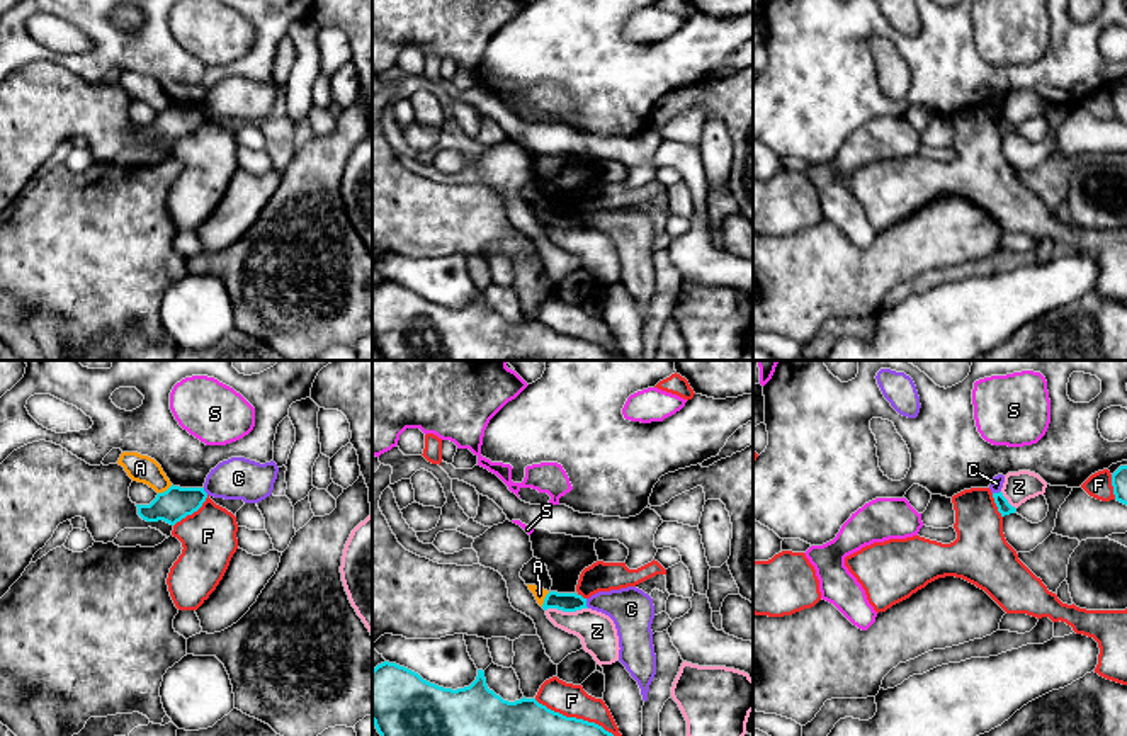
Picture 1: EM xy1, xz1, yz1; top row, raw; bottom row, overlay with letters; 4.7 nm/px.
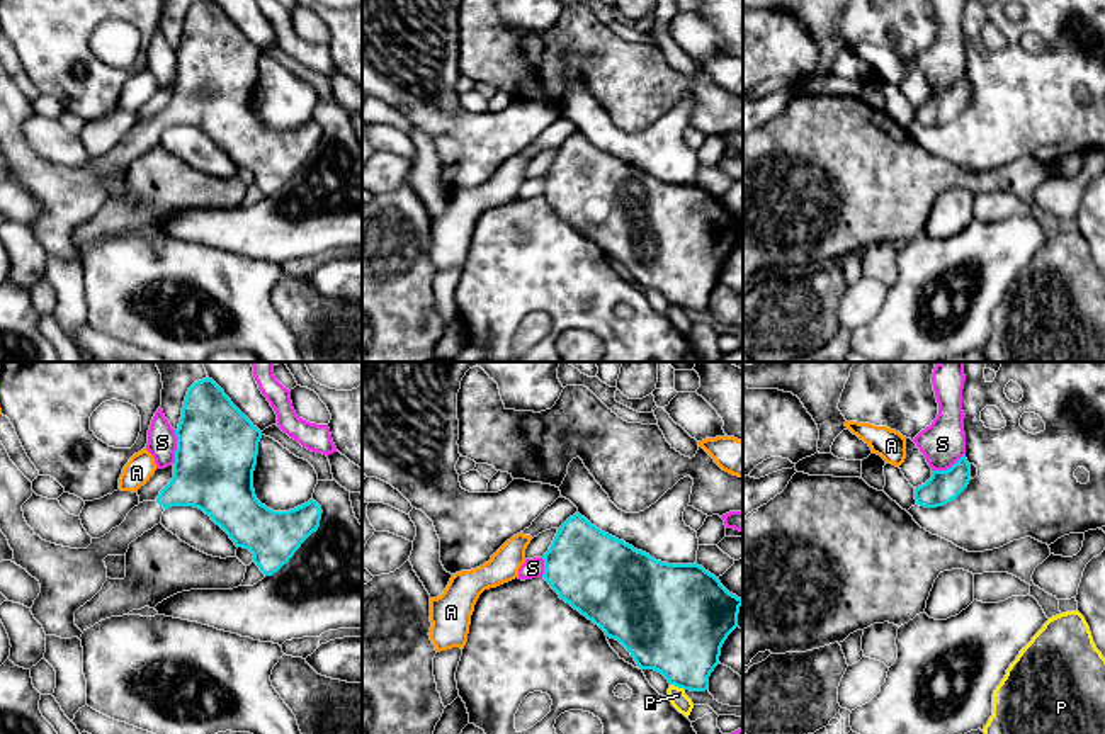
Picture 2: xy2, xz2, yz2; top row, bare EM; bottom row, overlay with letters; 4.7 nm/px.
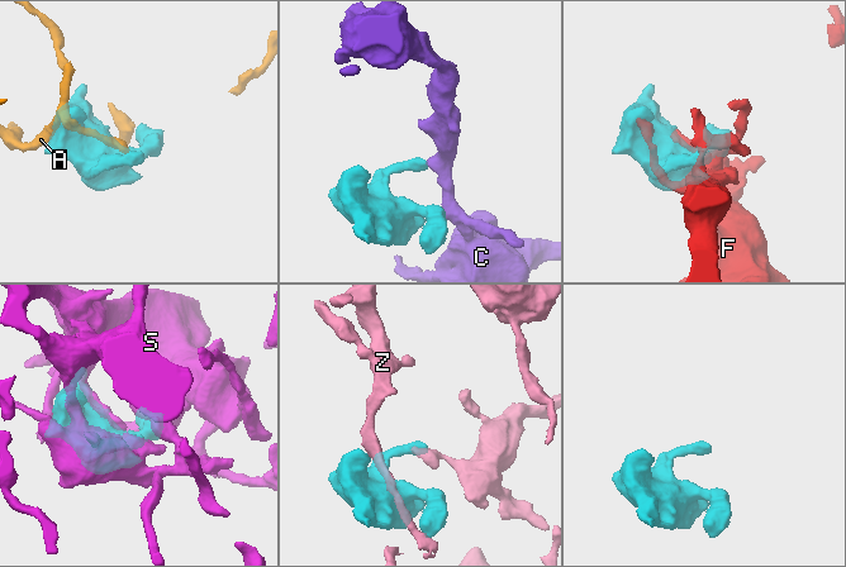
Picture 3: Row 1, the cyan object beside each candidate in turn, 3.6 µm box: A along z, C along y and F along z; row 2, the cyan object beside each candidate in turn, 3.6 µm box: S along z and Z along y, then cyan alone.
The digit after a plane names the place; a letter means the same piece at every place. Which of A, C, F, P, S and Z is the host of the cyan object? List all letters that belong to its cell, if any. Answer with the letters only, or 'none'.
none

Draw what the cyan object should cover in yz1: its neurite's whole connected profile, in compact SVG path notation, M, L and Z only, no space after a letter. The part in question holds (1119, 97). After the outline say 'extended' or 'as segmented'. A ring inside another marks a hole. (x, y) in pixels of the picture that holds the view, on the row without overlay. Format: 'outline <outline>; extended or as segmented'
outline M1120 85L1112 93L1112 105L1113 105L1115 119L1127 124L1127 85Z; as segmented

